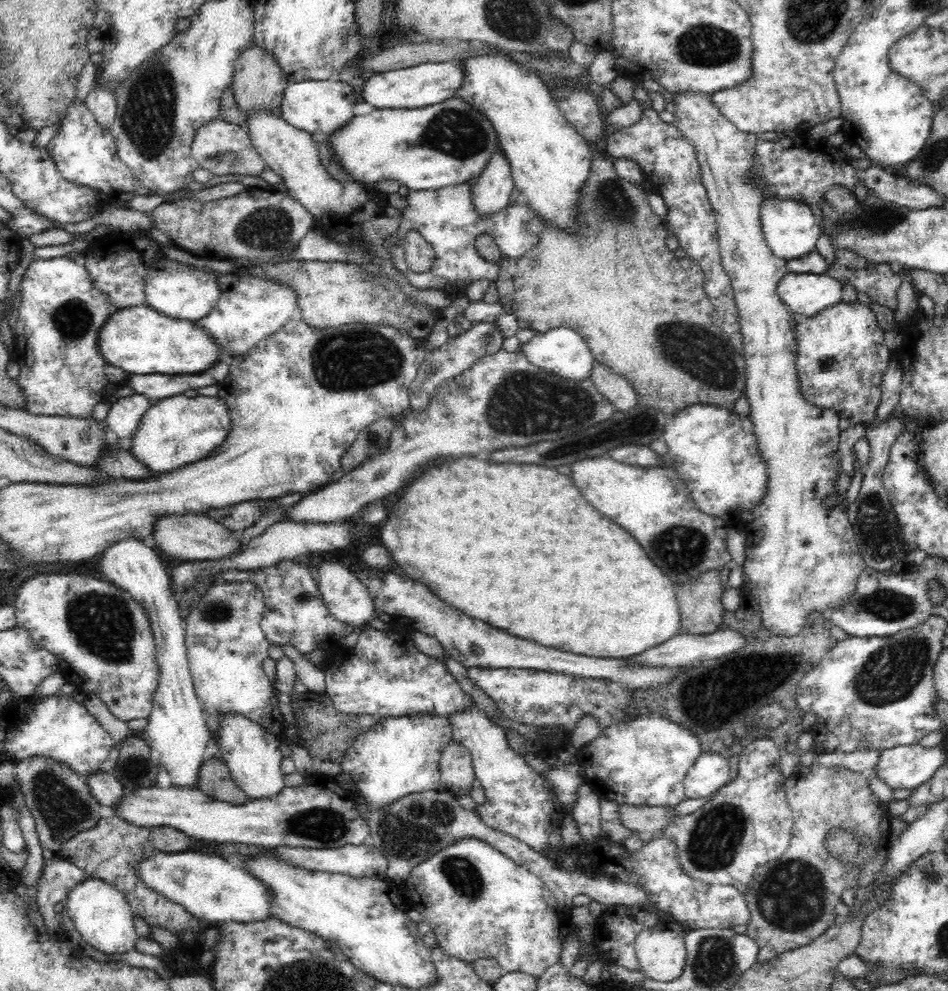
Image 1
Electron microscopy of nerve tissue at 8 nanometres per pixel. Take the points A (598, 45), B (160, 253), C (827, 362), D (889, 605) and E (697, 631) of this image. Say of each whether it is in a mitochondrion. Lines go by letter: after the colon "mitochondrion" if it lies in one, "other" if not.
A: other
B: other
C: mitochondrion
D: mitochondrion
E: other

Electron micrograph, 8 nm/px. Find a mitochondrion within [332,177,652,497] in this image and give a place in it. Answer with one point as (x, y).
(526, 403)

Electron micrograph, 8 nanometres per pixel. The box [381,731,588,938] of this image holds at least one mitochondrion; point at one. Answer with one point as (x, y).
(464, 877)

